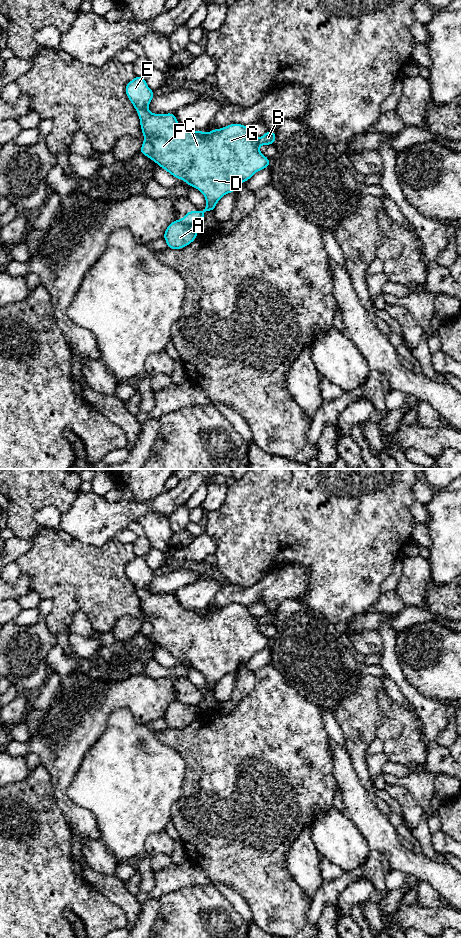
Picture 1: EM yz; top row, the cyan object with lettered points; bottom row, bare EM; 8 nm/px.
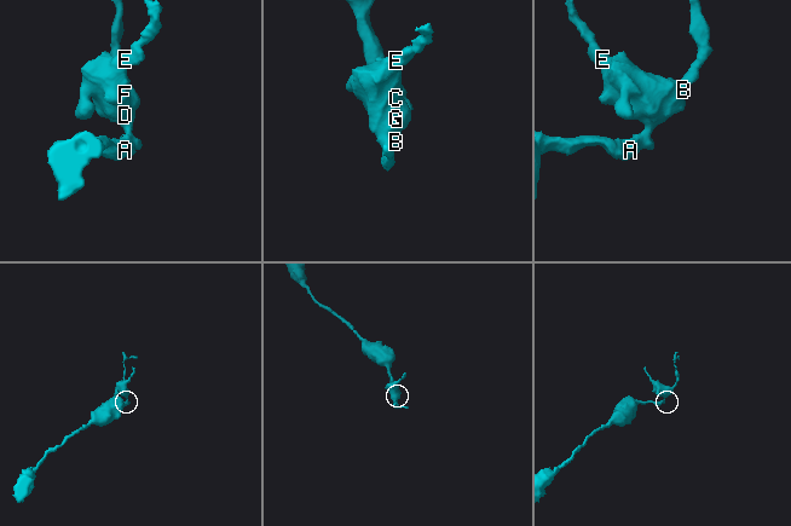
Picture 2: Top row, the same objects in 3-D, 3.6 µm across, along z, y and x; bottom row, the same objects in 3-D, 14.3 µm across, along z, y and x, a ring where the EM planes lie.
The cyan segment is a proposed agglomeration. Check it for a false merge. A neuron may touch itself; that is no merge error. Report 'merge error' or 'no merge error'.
merge error

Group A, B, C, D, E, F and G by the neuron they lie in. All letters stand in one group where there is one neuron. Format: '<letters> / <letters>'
A / B C D E F G

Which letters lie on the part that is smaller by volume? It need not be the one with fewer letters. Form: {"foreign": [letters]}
{"foreign": ["B", "C", "D", "E", "F", "G"]}

